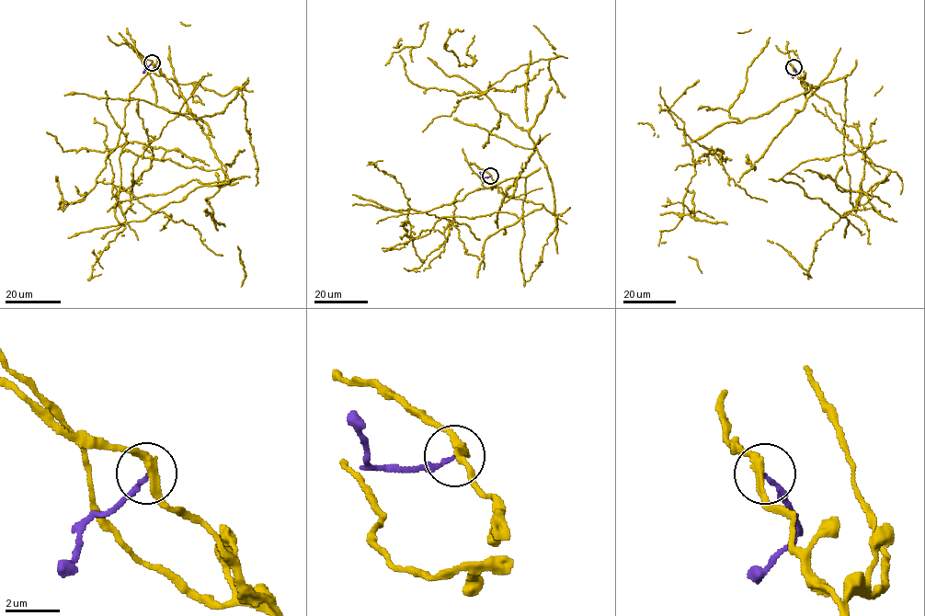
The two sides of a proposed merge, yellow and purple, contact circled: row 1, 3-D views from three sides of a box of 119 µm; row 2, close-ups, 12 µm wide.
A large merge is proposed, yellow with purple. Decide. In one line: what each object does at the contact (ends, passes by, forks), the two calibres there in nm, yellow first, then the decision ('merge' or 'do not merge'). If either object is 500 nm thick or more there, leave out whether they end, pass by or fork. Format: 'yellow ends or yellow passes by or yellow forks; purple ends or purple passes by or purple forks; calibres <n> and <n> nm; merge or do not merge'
yellow passes by; purple ends; calibres 280 and 160 nm; do not merge

